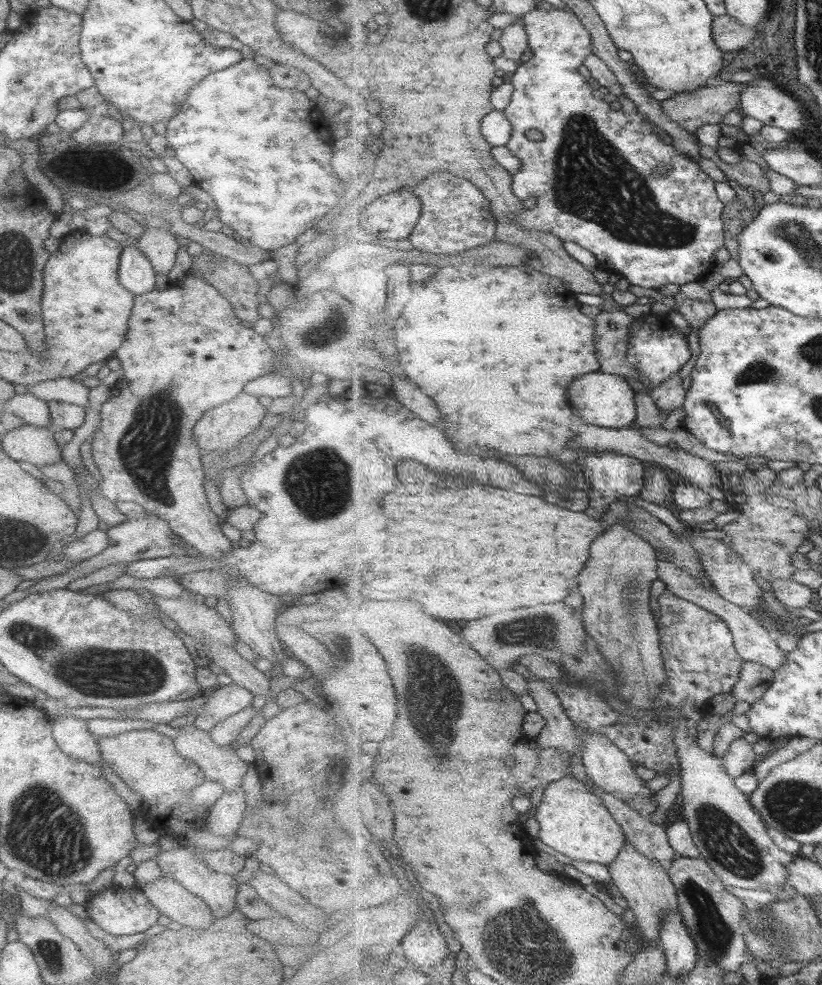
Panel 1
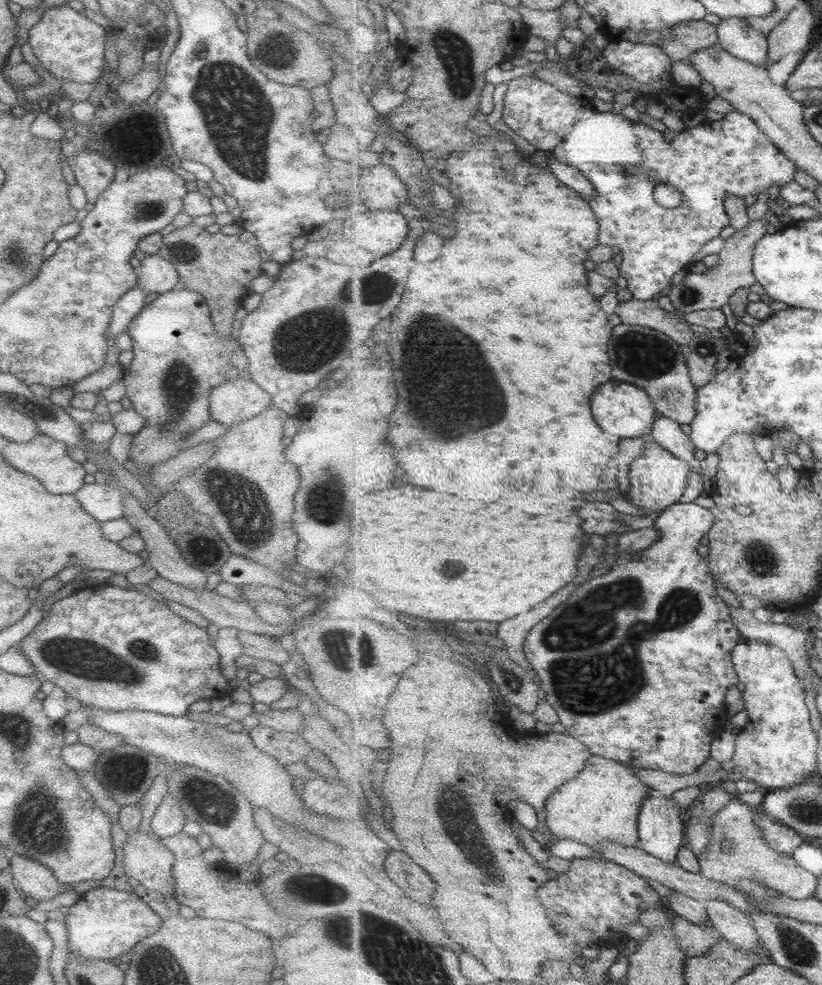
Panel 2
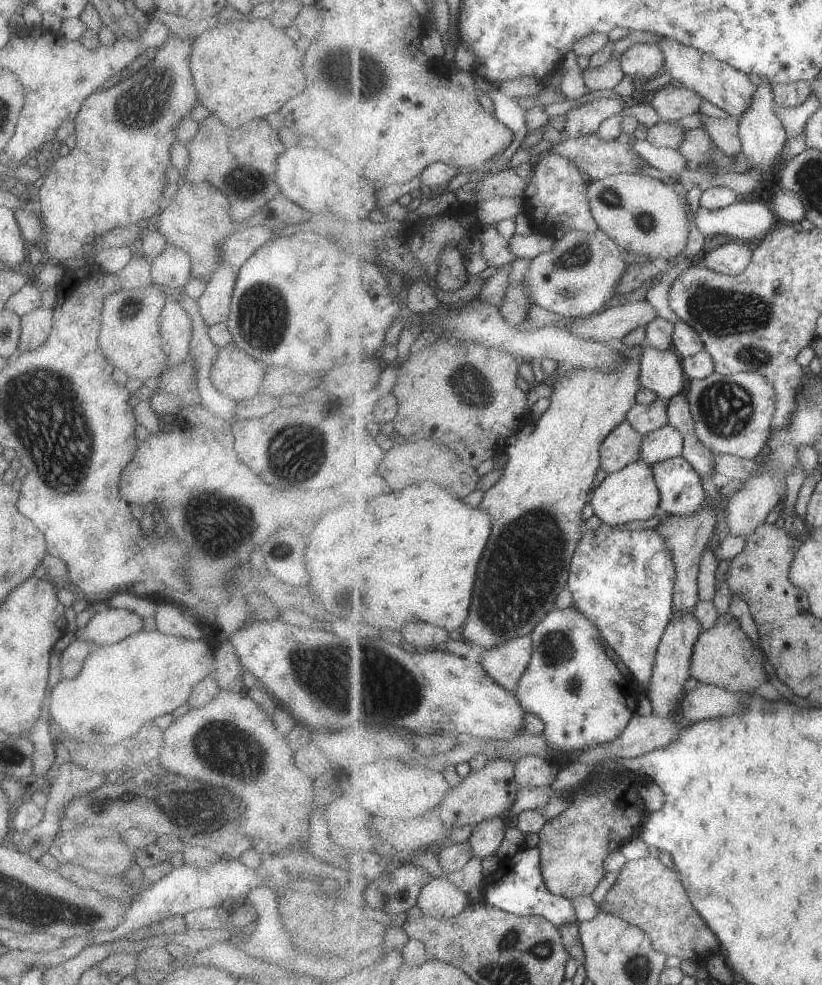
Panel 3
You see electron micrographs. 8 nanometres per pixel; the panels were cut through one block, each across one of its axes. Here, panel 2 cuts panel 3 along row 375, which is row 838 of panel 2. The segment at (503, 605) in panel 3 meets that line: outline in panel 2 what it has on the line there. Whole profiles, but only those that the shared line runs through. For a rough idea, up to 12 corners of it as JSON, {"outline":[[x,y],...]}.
{"outline":[[591,755],[547,802],[558,840],[637,846],[652,788]]}

